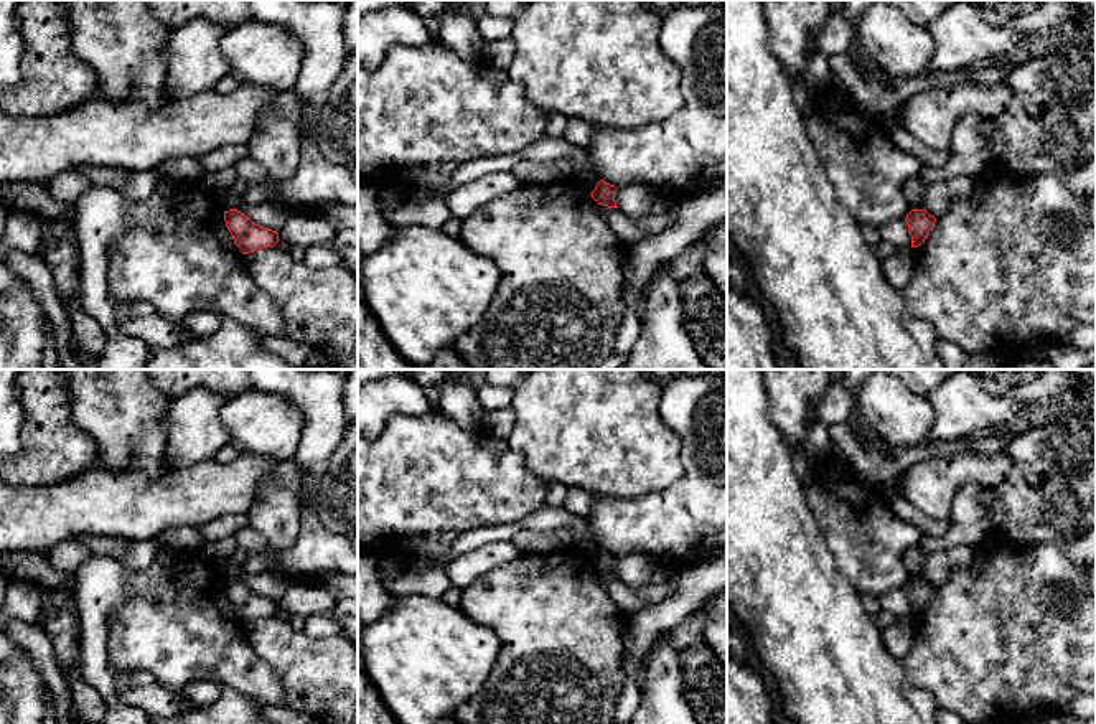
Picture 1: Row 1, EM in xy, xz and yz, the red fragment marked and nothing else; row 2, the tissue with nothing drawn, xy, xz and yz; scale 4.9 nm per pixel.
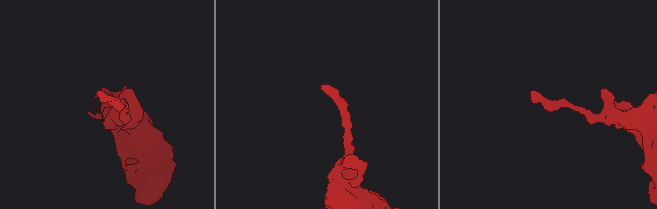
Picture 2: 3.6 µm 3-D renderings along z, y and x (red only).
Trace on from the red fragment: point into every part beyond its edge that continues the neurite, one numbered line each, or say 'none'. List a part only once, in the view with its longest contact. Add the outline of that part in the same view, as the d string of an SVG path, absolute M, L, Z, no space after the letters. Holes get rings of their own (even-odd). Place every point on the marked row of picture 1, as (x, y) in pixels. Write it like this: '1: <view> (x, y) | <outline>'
none

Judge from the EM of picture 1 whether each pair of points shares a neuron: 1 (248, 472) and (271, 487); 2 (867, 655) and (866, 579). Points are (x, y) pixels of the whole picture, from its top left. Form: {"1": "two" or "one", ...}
{"1": "two", "2": "two"}

